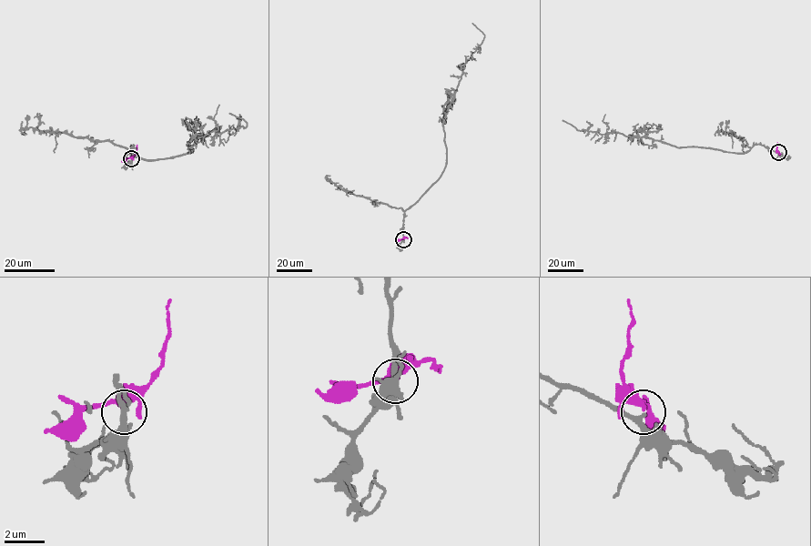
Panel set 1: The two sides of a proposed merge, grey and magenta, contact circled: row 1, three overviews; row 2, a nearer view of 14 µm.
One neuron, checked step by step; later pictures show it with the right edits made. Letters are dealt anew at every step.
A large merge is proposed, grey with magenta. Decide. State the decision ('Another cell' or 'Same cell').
Another cell

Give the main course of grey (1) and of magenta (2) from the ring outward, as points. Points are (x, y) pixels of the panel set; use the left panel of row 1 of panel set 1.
1: (131, 159), (131, 146), (146, 159), (173, 158), (191, 152), (187, 144), (197, 137), (246, 127), (228, 113)
2: (131, 159), (137, 145)

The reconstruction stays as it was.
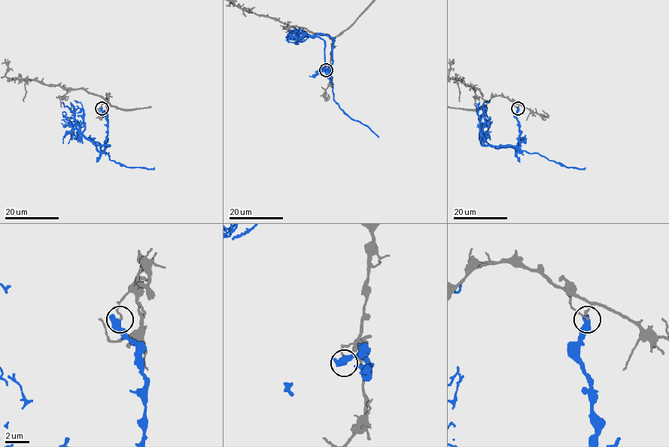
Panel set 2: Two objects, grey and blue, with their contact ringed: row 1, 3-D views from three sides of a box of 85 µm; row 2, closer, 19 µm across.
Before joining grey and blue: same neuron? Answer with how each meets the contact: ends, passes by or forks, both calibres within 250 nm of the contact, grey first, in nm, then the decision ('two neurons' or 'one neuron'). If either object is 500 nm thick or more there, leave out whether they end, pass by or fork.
calibres 140 and 500 nm; two neurons

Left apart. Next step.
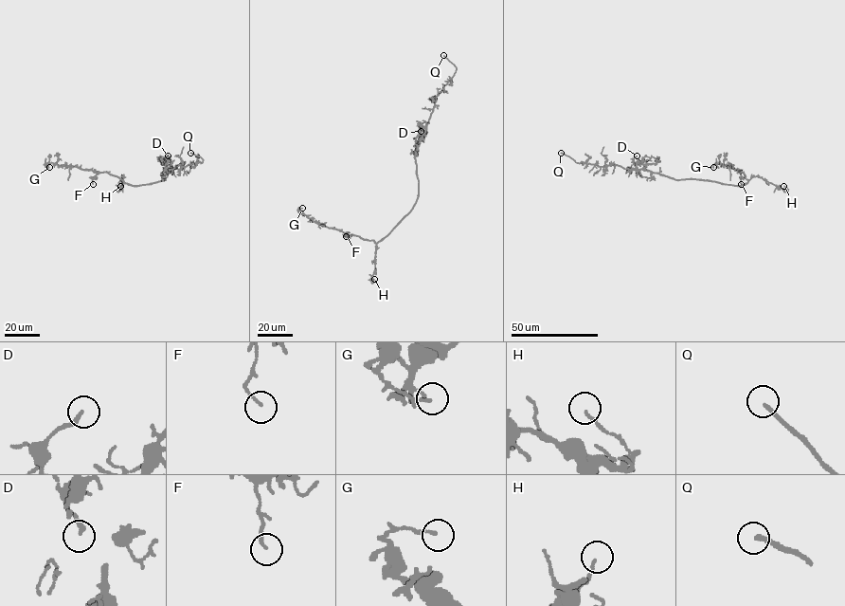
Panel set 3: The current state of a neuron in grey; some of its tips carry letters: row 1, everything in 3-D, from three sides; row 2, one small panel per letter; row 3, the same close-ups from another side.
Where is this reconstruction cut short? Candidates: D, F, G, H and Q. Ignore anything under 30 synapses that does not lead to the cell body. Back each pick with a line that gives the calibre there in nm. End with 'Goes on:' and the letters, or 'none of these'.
Q: 200 nm
Goes on: Q

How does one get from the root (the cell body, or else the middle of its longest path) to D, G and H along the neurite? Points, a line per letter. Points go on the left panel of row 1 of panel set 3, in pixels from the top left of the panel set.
D: (164, 180), (161, 174), (166, 170), (168, 156)
G: (164, 180), (131, 185), (106, 172), (52, 162), (44, 164), (49, 167)
H: (164, 180), (131, 185), (125, 182), (122, 176), (122, 186), (117, 190), (120, 186)

